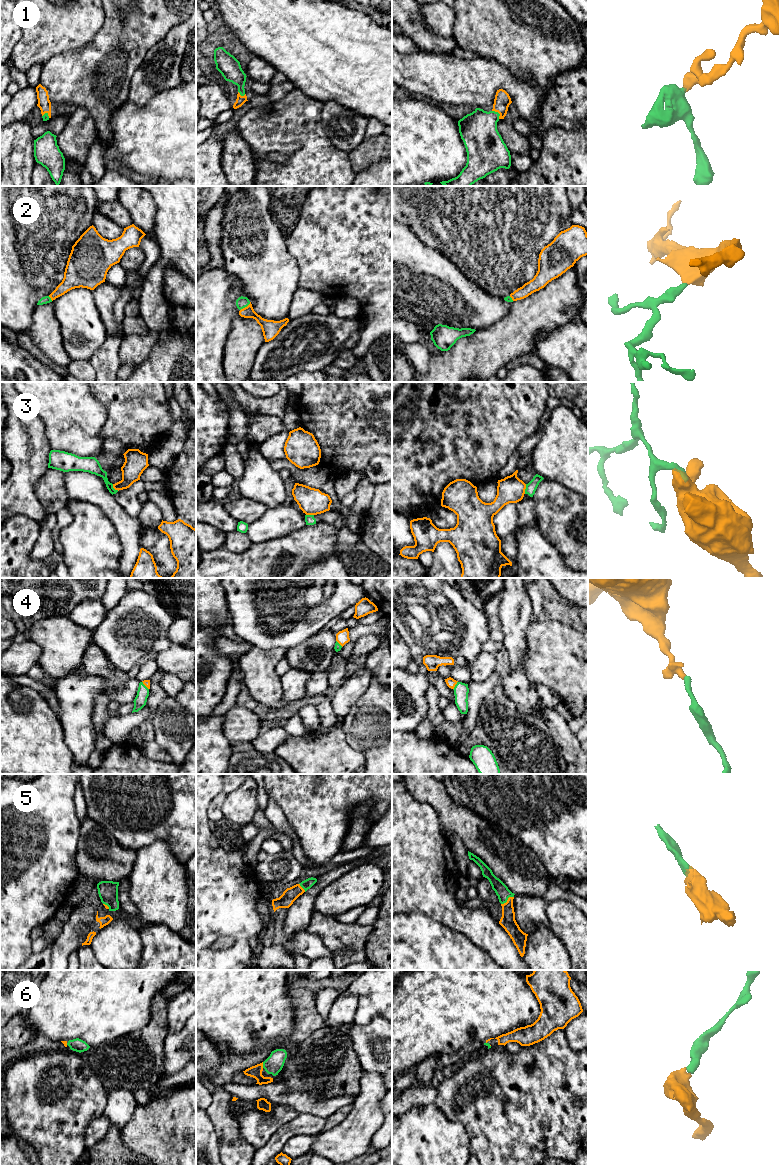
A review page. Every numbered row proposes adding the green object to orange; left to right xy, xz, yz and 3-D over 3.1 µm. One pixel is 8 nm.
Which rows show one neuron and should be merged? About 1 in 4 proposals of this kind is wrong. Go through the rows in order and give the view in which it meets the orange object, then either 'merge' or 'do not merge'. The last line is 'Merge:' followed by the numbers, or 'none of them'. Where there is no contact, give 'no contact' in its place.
1: meets orange in yz; merge
2: meets orange in xz; merge
3: meets orange in yz; do not merge
4: meets orange in yz; merge
5: meets orange in yz; merge
6: meets orange in xz; merge
Merge: 1, 2, 4, 5, 6

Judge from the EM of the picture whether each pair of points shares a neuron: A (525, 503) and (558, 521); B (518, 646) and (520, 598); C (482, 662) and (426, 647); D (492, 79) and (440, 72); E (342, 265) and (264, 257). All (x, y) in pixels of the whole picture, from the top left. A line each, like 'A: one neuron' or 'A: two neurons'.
A: two neurons
B: one neuron
C: two neurons
D: one neuron
E: two neurons

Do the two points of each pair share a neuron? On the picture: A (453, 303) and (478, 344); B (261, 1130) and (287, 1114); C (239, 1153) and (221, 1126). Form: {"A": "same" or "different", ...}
{"A": "different", "B": "same", "C": "same"}

